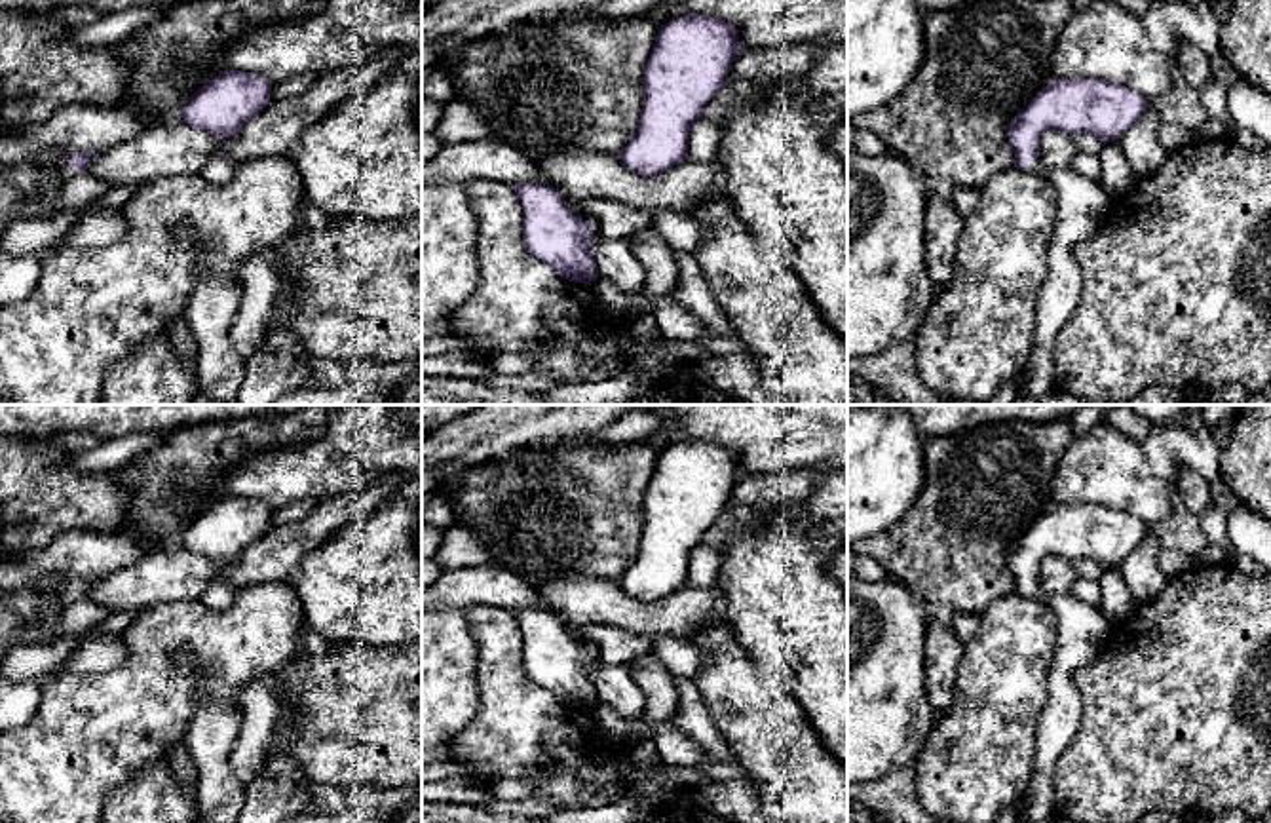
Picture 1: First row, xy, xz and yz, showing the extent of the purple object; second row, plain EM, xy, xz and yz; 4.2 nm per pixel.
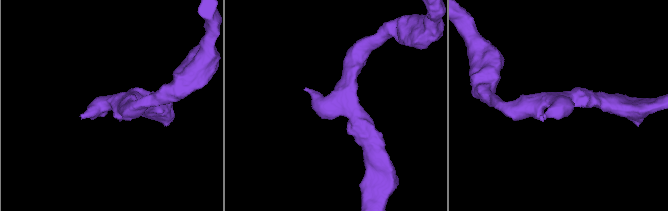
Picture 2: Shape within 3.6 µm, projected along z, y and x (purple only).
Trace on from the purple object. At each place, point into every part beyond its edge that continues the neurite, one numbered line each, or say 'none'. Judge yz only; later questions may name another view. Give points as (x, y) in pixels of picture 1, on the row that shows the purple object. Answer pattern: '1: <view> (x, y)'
1: yz (1081, 202)

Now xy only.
1: xy (219, 170)
2: xy (23, 175)

